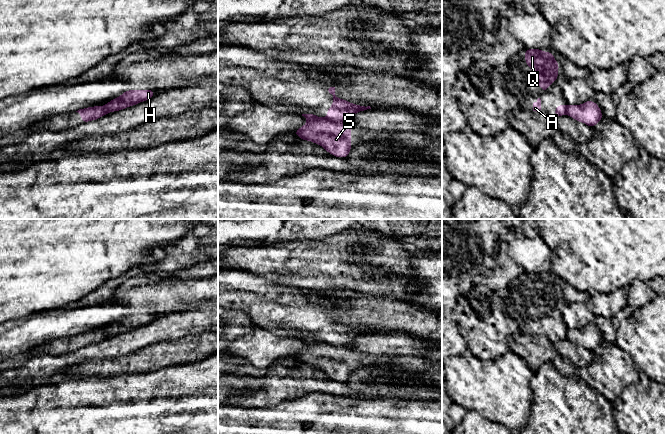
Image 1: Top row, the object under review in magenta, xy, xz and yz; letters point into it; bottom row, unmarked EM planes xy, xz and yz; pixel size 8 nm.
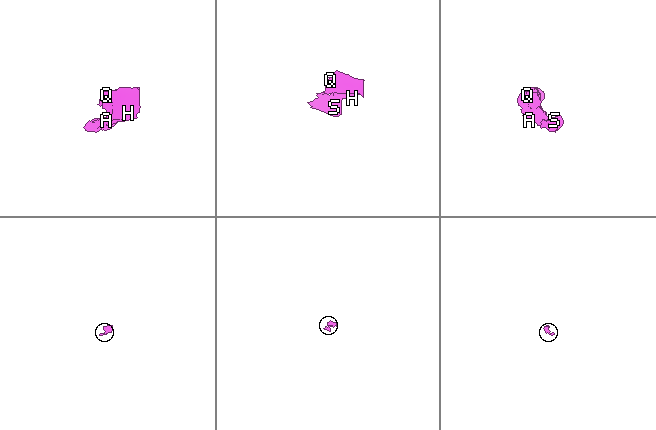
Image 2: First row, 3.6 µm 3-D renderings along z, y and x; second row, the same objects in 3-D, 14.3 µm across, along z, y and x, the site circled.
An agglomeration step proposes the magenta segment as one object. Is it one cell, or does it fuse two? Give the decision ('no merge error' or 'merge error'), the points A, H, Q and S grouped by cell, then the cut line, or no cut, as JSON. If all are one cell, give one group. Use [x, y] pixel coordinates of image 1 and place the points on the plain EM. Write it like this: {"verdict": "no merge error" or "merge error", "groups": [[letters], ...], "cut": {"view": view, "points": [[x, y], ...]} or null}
{"verdict": "merge error", "groups": [["A", "H", "Q"], ["S"]], "cut": {"view": "xz", "points": [[325, 342], [340, 347]]}}

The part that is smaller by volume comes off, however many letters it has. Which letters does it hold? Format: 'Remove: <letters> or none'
Remove: S

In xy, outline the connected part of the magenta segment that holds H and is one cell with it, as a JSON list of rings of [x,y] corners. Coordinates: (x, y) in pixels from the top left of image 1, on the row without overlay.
[[[151,313],[145,314],[126,314],[122,319],[109,325],[104,331],[107,337],[123,334],[127,331],[134,330],[143,325],[151,323],[155,316]]]

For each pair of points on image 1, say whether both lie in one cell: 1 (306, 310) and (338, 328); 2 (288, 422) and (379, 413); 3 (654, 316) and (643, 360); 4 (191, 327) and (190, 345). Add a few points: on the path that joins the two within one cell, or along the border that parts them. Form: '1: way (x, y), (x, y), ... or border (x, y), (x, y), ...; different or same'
1: way (314, 317), (325, 328), (330, 328); same
2: way (311, 419), (356, 419); same
3: way (654, 327), (654, 349); same
4: border (196, 335), (185, 335), (167, 341); different

